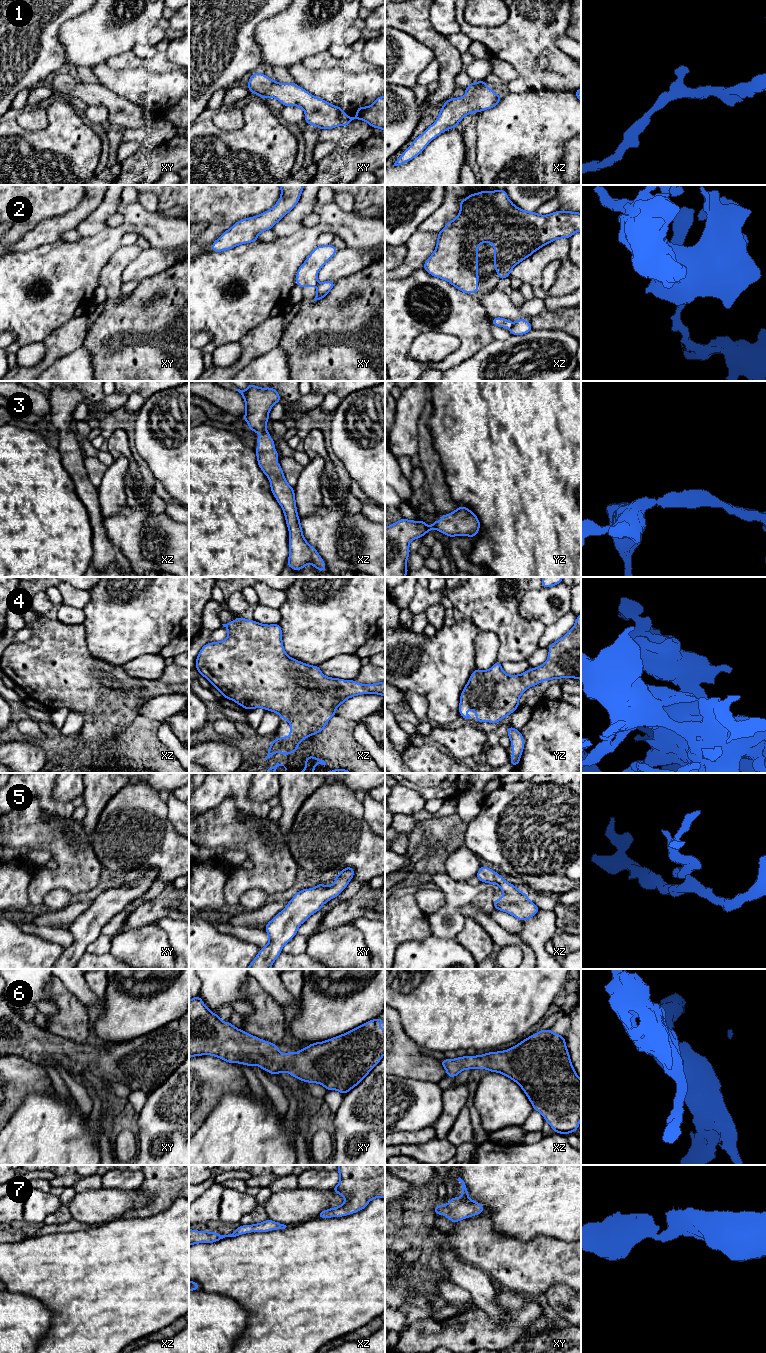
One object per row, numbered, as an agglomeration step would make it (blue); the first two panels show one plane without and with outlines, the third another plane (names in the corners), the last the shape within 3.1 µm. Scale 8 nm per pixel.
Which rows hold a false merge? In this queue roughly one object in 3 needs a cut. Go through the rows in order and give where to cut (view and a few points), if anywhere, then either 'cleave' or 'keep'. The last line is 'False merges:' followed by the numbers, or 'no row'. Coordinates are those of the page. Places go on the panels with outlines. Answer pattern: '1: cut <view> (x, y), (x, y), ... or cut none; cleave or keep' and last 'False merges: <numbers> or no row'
1: cut none; keep
2: cut xz (513, 323), (509, 328); cleave
3: cut none; keep
4: cut none; keep
5: cut none; keep
6: cut none; keep
7: cut none; keep
False merges: 2

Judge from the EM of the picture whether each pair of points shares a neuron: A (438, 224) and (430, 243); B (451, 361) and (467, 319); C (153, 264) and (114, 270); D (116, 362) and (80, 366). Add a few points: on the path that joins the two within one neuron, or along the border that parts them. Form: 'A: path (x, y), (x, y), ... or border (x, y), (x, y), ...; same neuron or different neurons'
A: border (416, 230), (436, 234); different neurons
B: path (461, 351), (467, 345), (467, 329); same neuron
C: border (141, 251), (122, 272), (121, 282); different neurons
D: border (77, 348), (84, 347), (89, 352), (94, 370); different neurons

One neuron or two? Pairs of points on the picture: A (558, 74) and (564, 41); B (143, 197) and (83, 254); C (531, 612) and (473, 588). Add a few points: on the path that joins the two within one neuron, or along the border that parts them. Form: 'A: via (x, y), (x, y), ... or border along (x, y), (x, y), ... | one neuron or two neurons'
A: border along (558, 35), (556, 45), (570, 56) | two neurons
B: border along (138, 202), (146, 210), (157, 212) | two neurons
C: border along (534, 589), (520, 600), (519, 614), (538, 621) | two neurons

